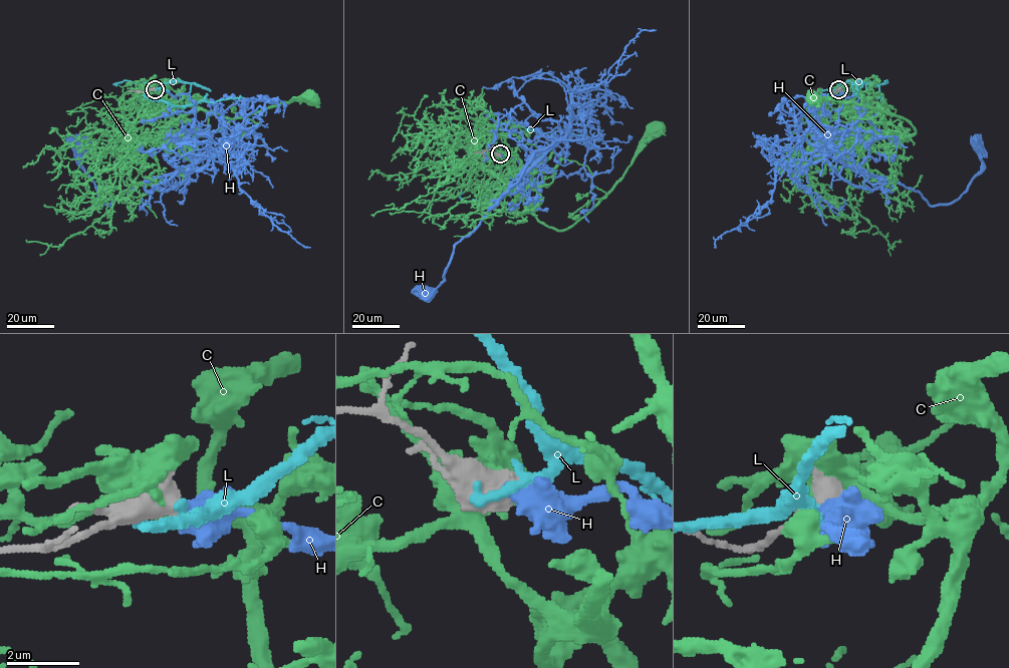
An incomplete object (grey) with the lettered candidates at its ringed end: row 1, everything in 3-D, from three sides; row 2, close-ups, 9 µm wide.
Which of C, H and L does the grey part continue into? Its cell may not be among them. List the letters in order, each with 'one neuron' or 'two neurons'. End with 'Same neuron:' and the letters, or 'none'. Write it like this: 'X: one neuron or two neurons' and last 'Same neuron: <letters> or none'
C: two neurons
H: two neurons
L: two neurons
Same neuron: none

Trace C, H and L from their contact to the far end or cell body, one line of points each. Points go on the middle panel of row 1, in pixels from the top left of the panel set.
C: (498, 153), (521, 162), (506, 175), (515, 201), (565, 230), (659, 127)
H: (500, 154), (529, 175), (537, 140), (562, 138), (570, 127), (572, 93), (603, 82), (637, 35), (656, 30)
L: (500, 153), (501, 147), (491, 128), (500, 123), (515, 122), (535, 131), (572, 132), (594, 140)

